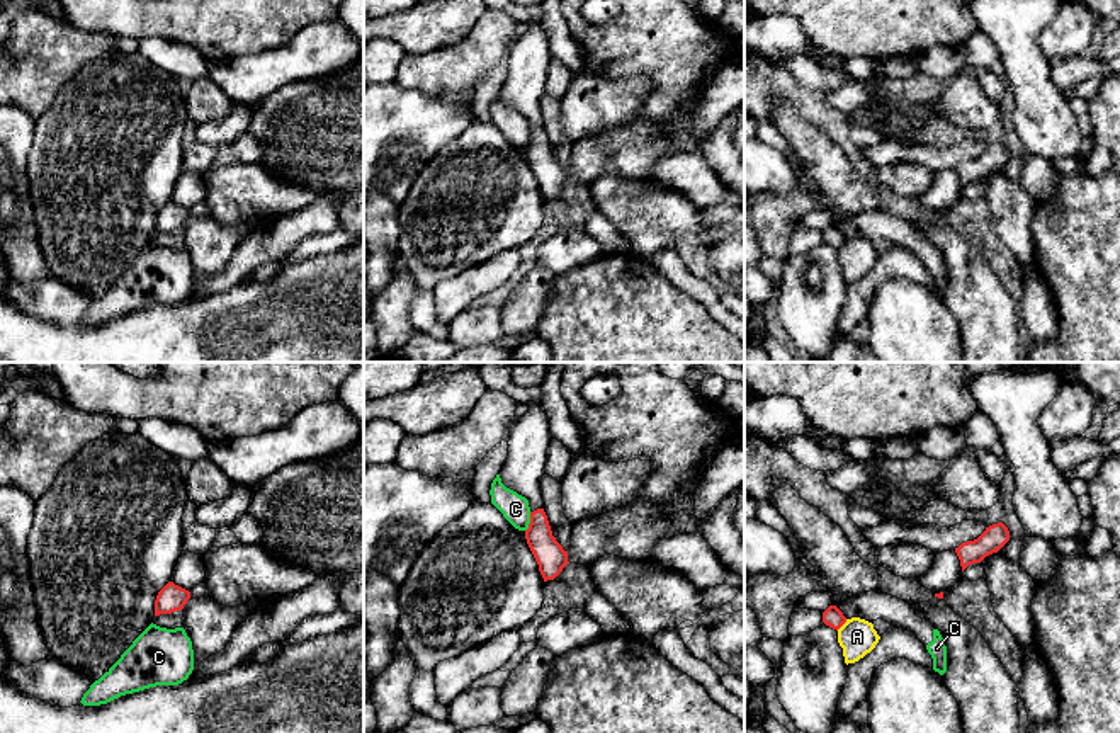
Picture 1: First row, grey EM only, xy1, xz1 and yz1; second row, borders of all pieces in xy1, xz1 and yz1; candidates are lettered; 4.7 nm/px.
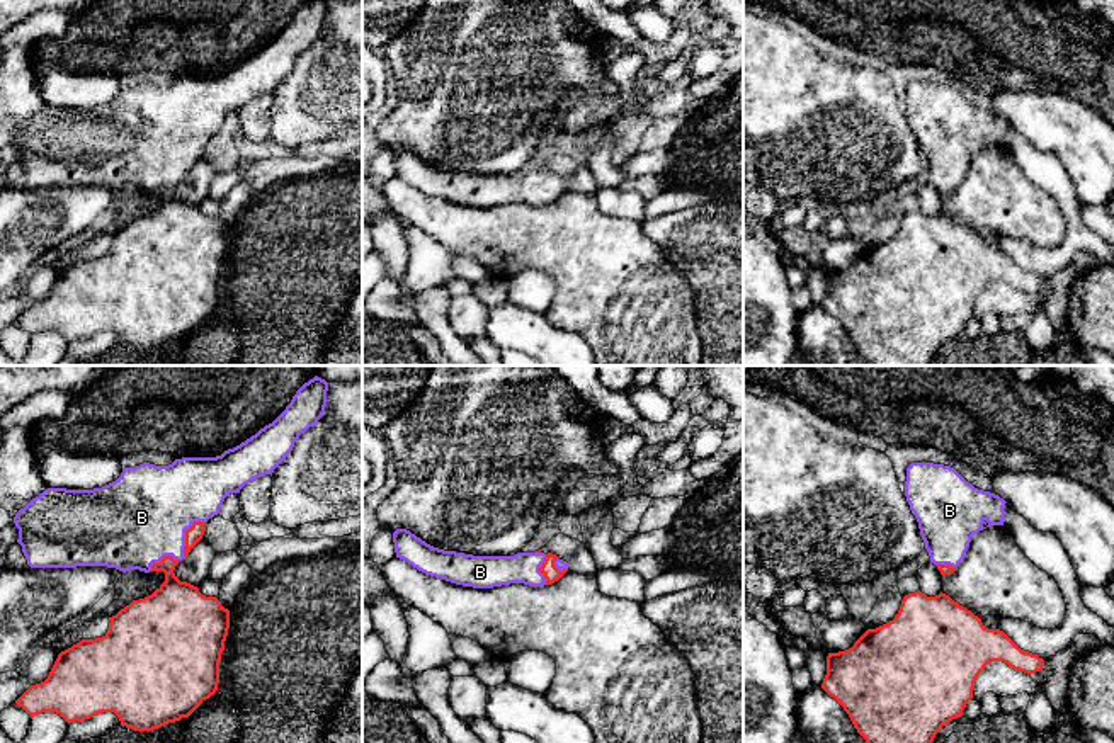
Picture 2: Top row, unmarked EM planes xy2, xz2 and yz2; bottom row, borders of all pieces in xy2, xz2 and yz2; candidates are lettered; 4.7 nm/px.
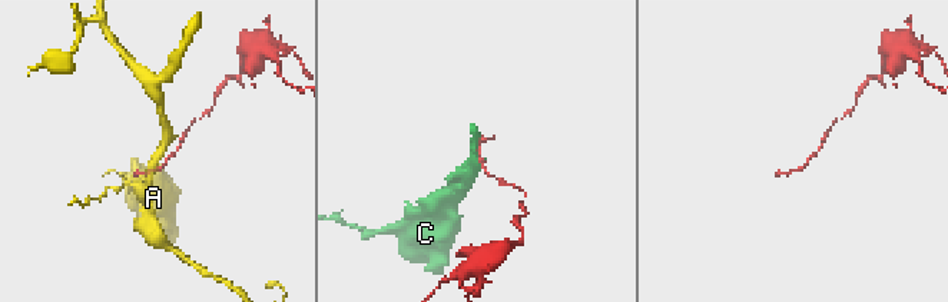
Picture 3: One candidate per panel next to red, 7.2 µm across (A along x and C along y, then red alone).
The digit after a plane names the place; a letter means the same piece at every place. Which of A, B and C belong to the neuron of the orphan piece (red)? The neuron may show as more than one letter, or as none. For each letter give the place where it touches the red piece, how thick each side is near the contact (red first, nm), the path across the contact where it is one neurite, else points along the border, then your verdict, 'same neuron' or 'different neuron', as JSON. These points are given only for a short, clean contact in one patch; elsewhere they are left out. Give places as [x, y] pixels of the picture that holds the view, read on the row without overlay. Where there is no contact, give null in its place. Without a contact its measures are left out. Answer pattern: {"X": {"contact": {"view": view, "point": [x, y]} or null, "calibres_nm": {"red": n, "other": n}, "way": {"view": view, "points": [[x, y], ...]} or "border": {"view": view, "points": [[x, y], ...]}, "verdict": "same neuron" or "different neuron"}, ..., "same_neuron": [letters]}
{"A": {"contact": {"view": "yz1", "point": [842, 244]}, "calibres_nm": {"red": 90, "other": 180}, "border": {"view": "yz1", "points": [[847, 238], [837, 249]]}, "verdict": "different neuron"}, "B": {"contact": {"view": "xy2", "point": [186, 153]}, "calibres_nm": {"red": 80, "other": 440}, "way": {"view": "xy2", "points": [[194, 153], [186, 153], [167, 136], [142, 136]]}, "verdict": "same neuron"}, "C": {"contact": {"view": "xz1", "point": [531, 142]}, "calibres_nm": {"red": 140, "other": 130}, "border": {"view": "xz1", "points": [[531, 131], [531, 142], [526, 150]]}, "verdict": "different neuron"}, "same_neuron": ["B"]}

